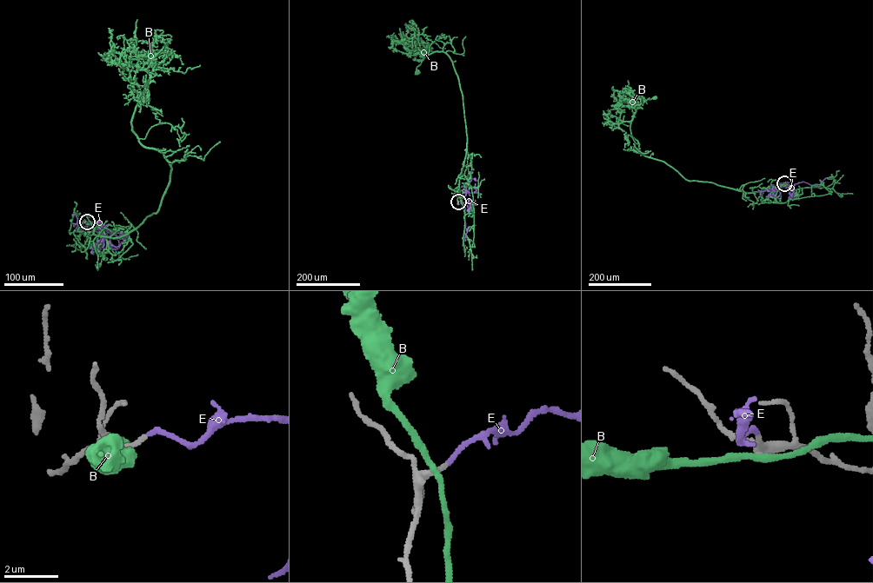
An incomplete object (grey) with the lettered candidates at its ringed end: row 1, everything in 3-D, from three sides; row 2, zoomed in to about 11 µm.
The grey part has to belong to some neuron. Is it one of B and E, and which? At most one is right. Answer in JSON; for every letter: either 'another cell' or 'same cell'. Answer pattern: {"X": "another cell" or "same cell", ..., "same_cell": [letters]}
{"B": "another cell", "E": "same cell", "same_cell": ["E"]}

